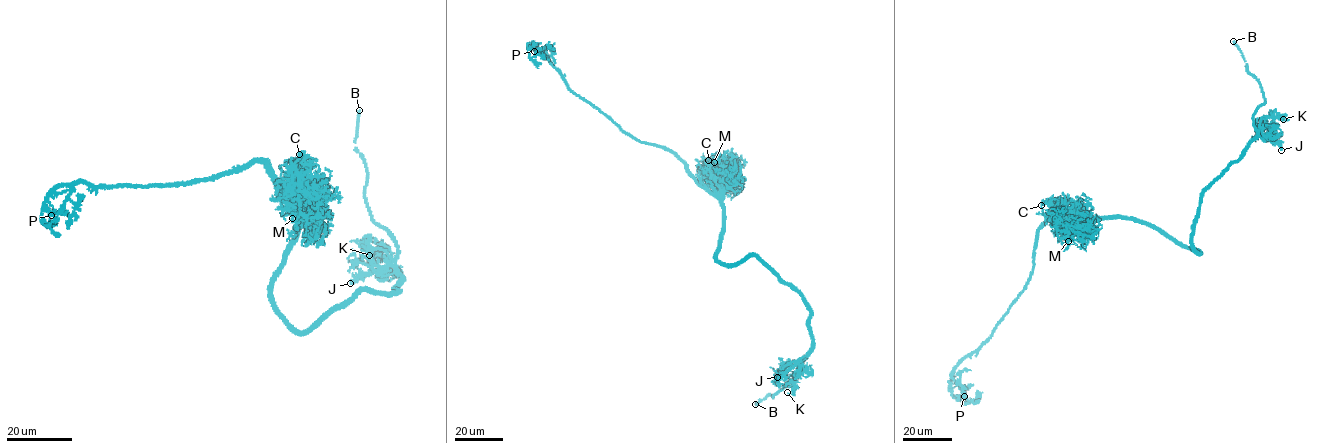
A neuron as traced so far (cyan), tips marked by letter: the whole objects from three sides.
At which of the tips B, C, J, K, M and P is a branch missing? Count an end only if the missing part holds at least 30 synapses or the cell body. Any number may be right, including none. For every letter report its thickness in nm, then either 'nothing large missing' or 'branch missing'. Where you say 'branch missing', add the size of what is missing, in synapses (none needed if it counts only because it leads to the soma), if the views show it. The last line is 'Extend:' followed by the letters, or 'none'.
B: calibre 400 nm; branch missing
C: calibre 180 nm; nothing large missing
J: calibre 320 nm; nothing large missing
K: calibre 170 nm; nothing large missing
M: calibre 150 nm; nothing large missing
P: calibre 150 nm; nothing large missing
Extend: B

